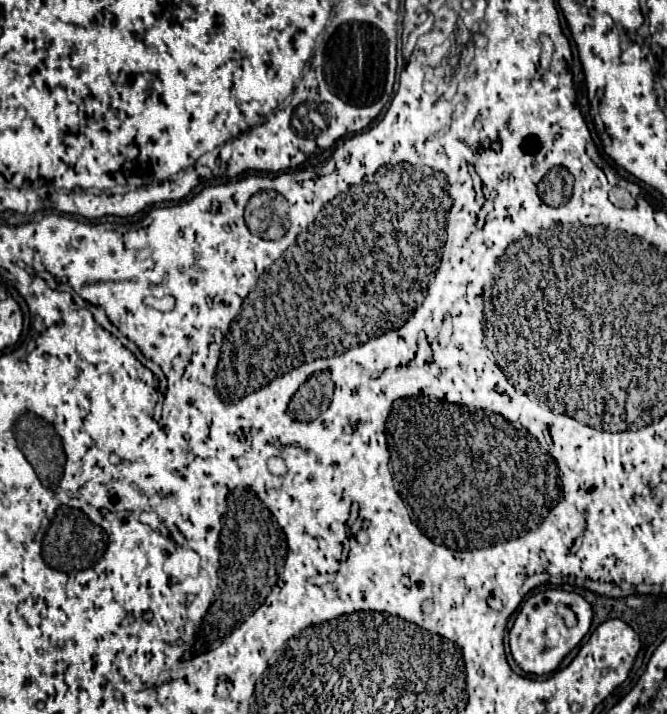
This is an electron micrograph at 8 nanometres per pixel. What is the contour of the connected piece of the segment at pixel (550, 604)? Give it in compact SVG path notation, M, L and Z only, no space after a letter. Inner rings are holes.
M560 588L534 594L524 602L524 606L518 612L518 618L516 618L516 622L508 634L512 656L514 656L516 664L528 674L536 674L536 676L550 674L558 668L562 658L580 644L580 640L588 634L590 624L592 624L592 606L580 594L566 592ZM560 602L566 604L576 614L576 626L568 628L564 624L564 618L560 614L556 614L556 606Z

